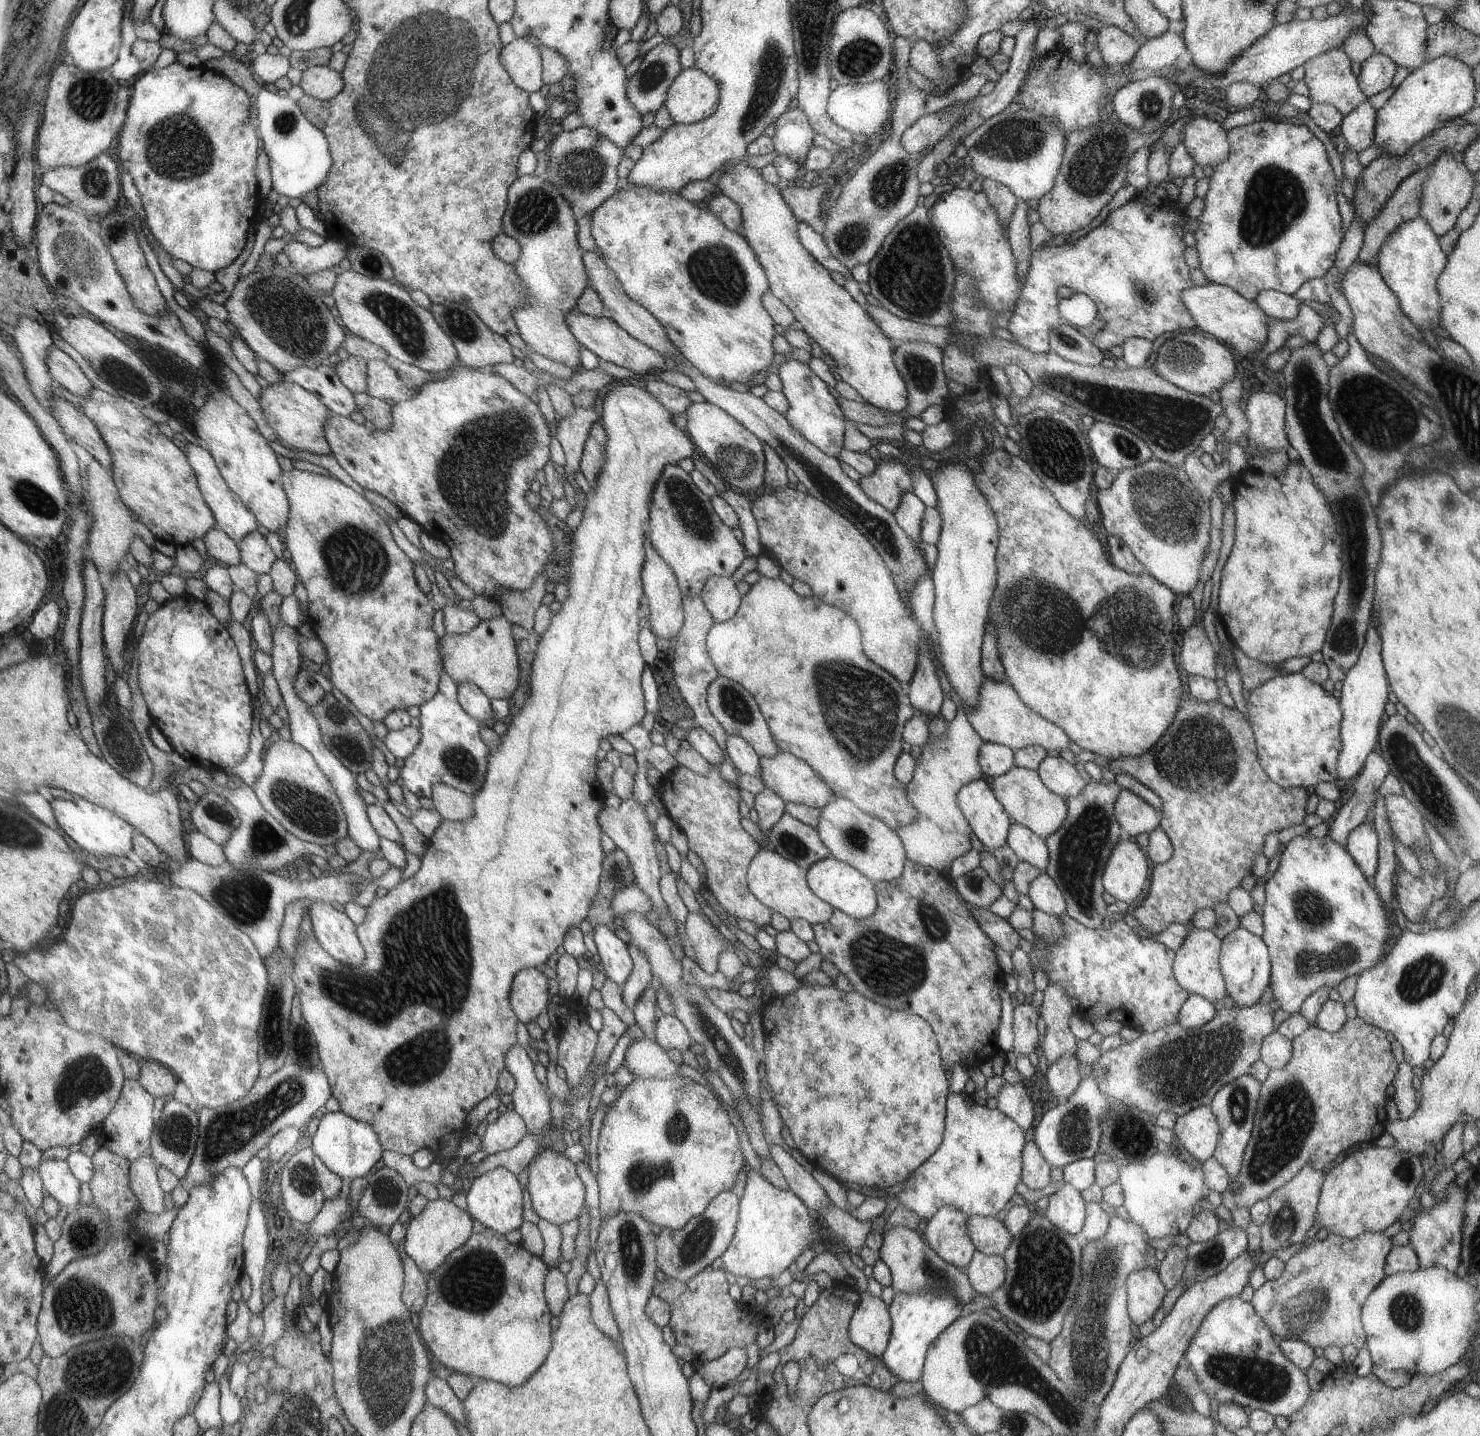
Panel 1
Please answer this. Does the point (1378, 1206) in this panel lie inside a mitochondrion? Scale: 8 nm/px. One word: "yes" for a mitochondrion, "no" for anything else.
no

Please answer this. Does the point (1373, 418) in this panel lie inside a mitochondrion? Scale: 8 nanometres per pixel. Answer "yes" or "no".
yes

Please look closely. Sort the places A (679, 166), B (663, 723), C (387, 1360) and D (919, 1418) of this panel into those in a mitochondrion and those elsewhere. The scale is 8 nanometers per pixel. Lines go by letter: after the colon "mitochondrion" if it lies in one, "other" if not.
A: other
B: other
C: mitochondrion
D: other

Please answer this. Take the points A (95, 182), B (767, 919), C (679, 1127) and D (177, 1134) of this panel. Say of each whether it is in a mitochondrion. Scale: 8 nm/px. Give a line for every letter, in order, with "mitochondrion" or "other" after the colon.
A: mitochondrion
B: other
C: mitochondrion
D: mitochondrion

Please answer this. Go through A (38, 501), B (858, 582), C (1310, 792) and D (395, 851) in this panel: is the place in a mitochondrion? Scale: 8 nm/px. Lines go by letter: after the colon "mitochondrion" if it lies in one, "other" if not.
A: mitochondrion
B: other
C: other
D: other

